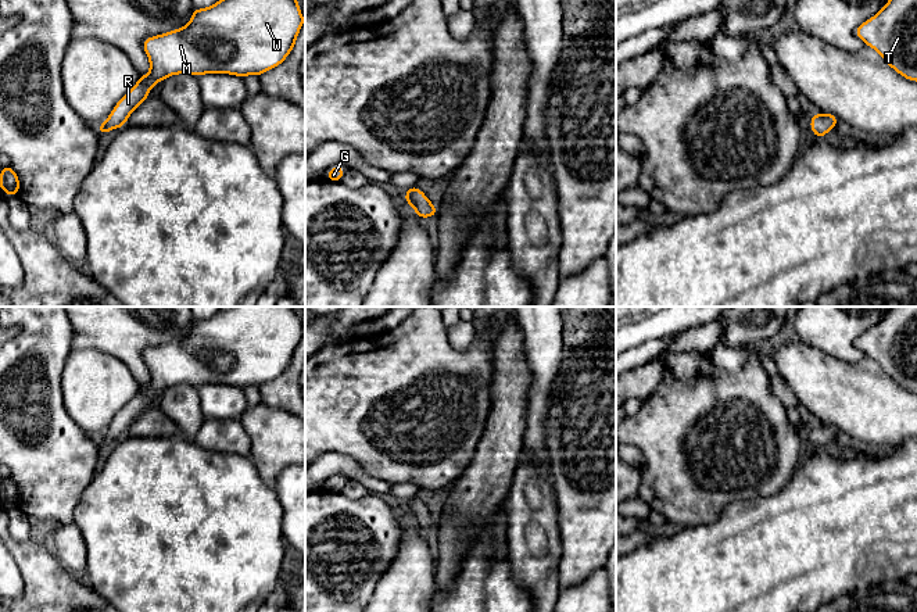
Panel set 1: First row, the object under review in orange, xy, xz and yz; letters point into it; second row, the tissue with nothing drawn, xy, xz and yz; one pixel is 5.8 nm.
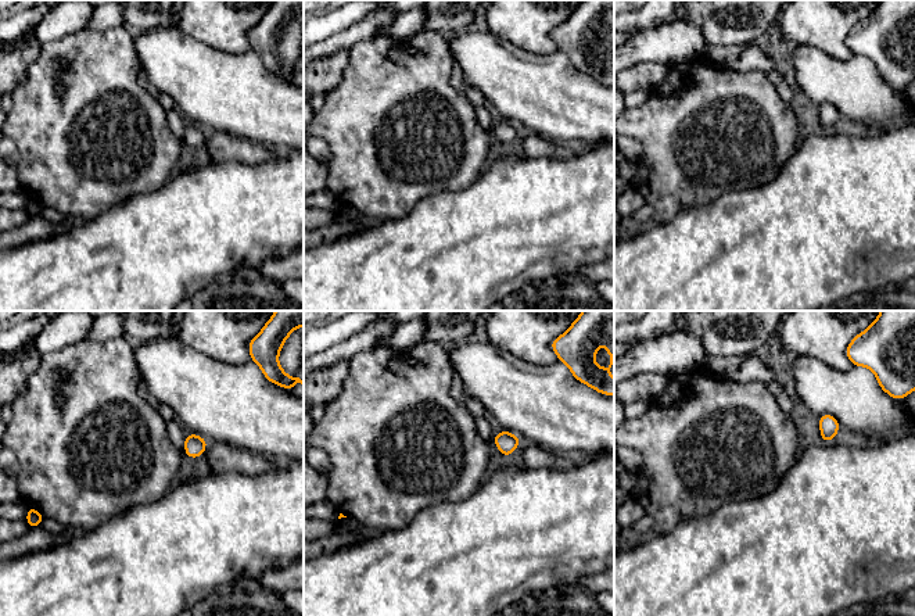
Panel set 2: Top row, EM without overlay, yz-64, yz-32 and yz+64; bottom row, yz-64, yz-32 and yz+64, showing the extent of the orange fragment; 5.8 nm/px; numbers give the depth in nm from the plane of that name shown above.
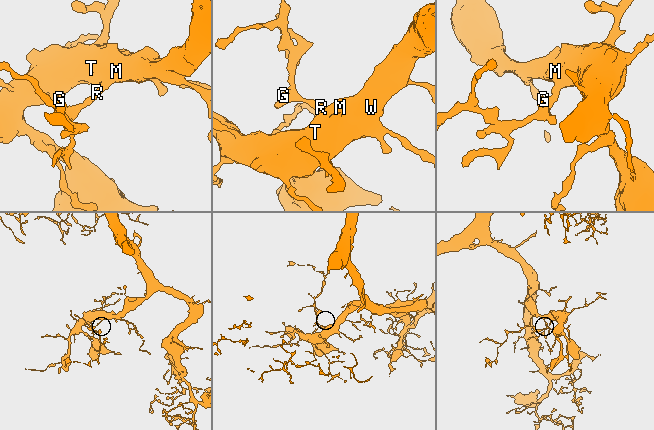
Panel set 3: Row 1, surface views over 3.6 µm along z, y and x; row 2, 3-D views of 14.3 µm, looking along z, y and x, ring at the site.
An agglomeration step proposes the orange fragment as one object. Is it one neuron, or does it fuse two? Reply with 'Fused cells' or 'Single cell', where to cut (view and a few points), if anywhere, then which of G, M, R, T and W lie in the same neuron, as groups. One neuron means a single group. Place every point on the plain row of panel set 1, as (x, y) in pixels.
Single cell. No split. Groups: G M R T W

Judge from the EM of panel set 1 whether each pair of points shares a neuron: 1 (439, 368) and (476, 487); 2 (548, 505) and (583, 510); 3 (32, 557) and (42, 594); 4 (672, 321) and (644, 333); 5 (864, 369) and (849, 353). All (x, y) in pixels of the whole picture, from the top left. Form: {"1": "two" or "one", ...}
{"1": "two", "2": "two", "3": "one", "4": "one", "5": "two"}

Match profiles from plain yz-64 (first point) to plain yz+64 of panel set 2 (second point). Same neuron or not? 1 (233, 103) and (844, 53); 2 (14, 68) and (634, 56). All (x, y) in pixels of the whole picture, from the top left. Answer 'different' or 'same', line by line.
1: different
2: different

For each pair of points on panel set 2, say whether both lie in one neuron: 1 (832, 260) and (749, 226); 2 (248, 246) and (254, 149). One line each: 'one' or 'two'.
1: one
2: two

